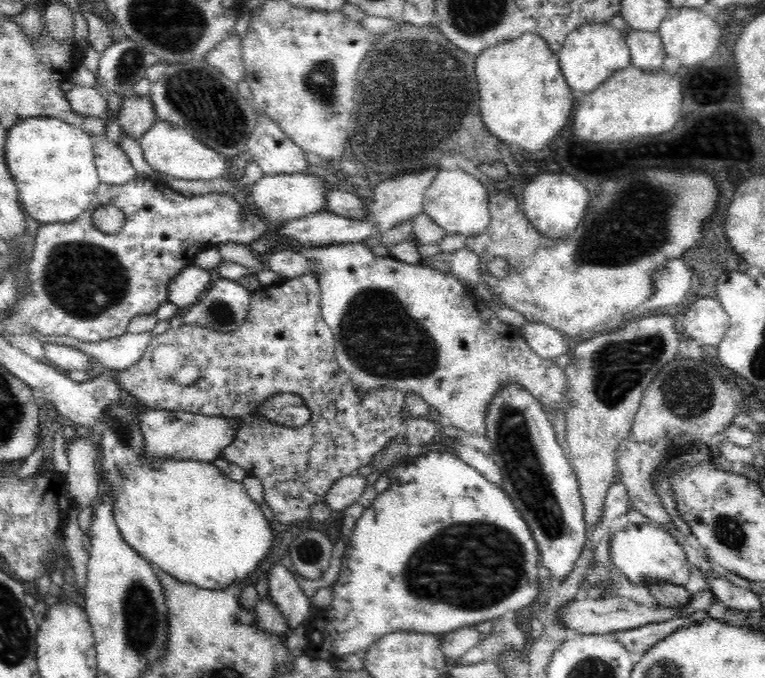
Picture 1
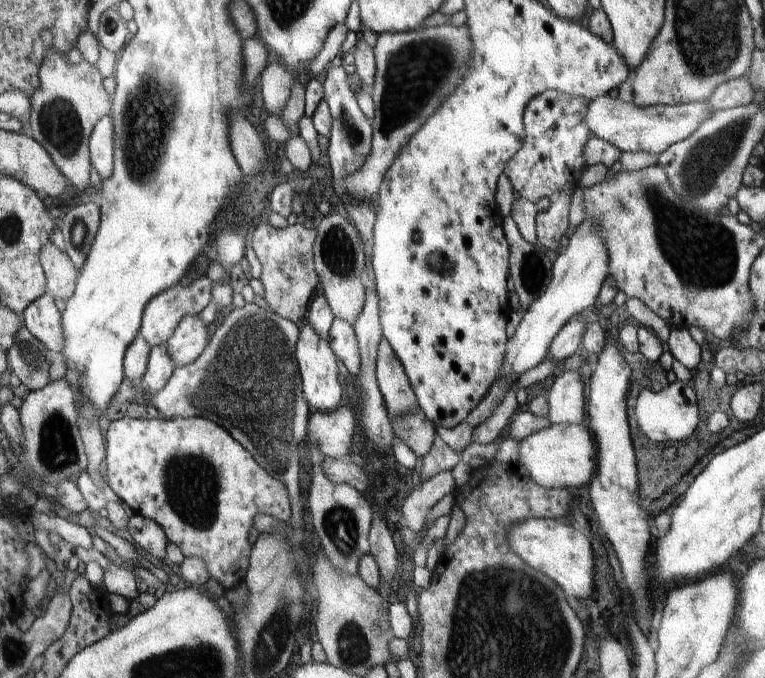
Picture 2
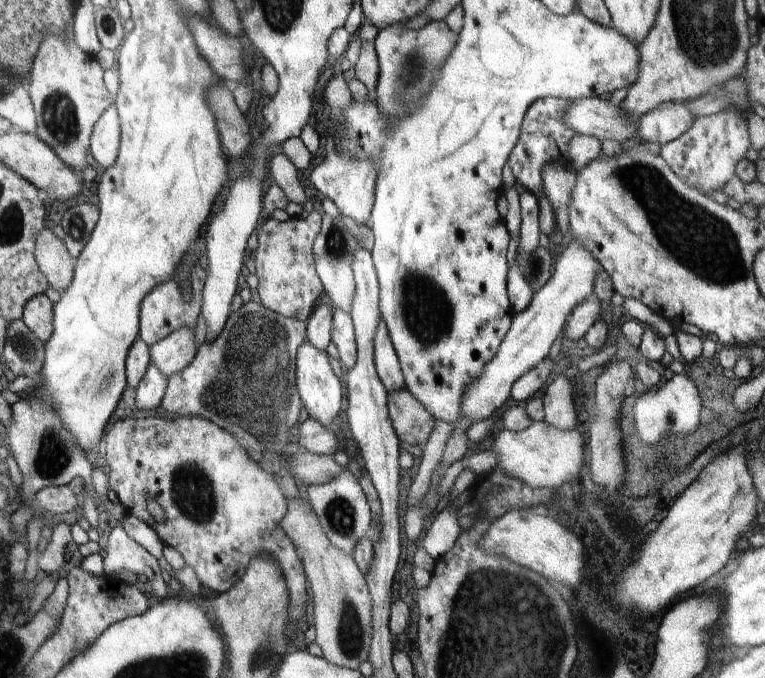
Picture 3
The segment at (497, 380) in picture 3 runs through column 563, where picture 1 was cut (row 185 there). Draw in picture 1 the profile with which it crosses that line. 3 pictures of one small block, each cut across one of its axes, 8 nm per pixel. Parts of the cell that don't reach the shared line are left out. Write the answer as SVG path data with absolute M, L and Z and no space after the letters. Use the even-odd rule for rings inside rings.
M310 170L296 174L274 174L274 176L264 174L244 192L252 195L258 215L277 224L279 221L293 221L326 210L328 180L310 173Z

